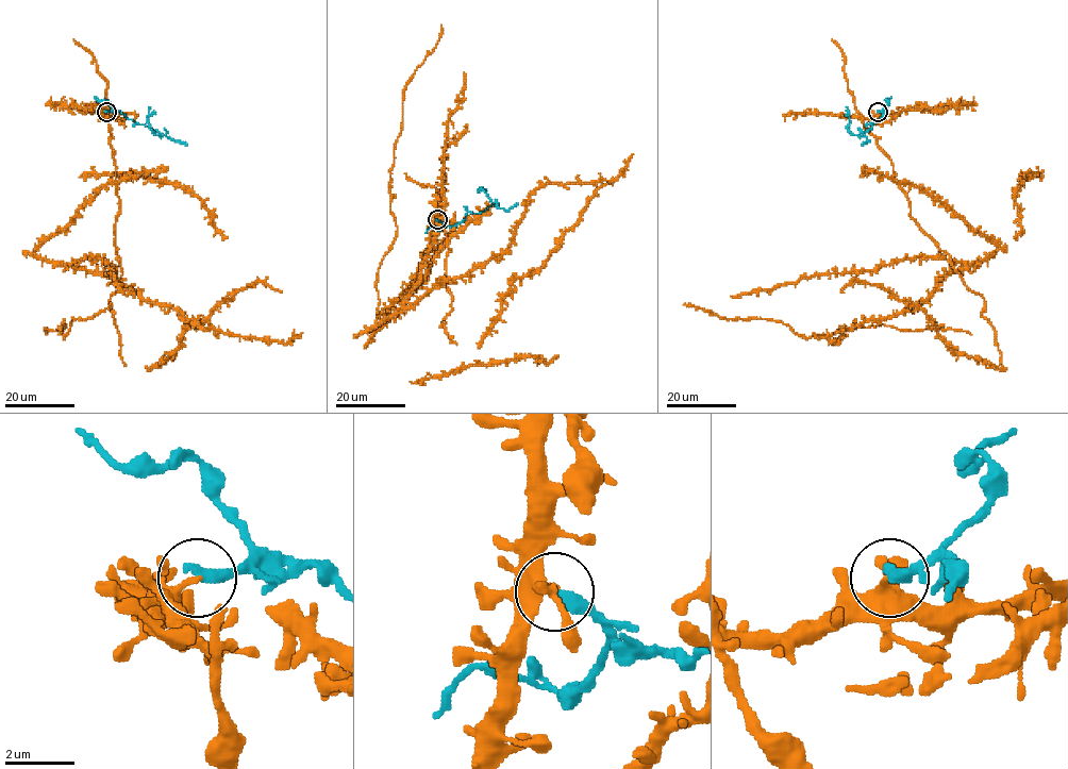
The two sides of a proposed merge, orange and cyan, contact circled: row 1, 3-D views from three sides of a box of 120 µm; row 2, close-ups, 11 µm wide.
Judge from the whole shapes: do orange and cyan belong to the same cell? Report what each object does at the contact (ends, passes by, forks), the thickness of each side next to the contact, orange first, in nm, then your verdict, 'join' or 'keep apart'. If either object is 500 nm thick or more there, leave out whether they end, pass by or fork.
orange ends there; cyan ends there; 280 nm thick on the orange side, 400 nm on the other; keep apart

